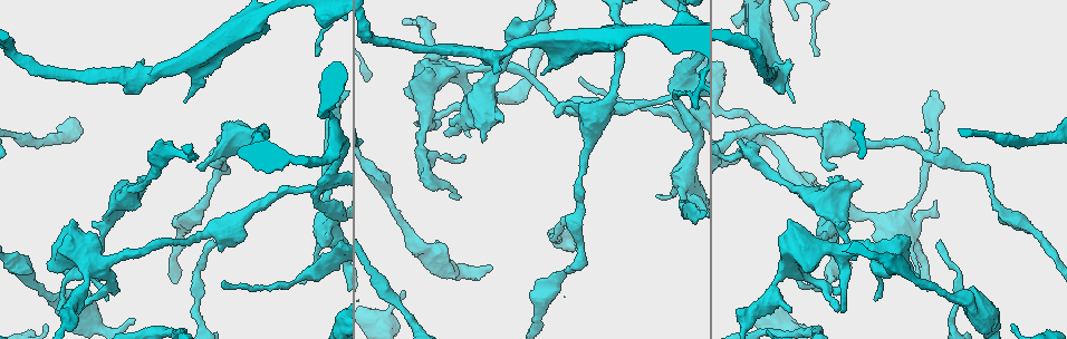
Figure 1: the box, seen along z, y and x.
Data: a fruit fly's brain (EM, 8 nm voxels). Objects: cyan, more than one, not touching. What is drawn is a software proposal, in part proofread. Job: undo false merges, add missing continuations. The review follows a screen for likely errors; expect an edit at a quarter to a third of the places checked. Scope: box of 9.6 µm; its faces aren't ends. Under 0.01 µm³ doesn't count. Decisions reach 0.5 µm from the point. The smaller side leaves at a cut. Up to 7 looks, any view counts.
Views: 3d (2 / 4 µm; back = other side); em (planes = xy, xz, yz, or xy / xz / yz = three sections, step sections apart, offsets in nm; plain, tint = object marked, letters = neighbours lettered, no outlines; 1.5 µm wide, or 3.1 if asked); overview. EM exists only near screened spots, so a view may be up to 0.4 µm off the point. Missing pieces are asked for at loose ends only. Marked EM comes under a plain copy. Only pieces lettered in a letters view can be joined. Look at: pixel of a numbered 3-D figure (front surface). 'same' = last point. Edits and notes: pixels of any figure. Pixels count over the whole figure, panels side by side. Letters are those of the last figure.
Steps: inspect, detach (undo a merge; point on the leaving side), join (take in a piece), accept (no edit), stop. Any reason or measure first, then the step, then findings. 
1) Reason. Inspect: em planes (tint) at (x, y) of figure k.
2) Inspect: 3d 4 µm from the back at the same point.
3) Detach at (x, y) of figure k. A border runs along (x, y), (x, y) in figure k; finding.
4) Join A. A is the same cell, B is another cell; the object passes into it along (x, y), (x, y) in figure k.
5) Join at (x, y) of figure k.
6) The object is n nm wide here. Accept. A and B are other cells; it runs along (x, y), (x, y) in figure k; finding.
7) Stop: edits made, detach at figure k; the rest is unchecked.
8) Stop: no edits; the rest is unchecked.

Branch stops here. Inspect: em planes (letters) at (679, 17) of figure 1.

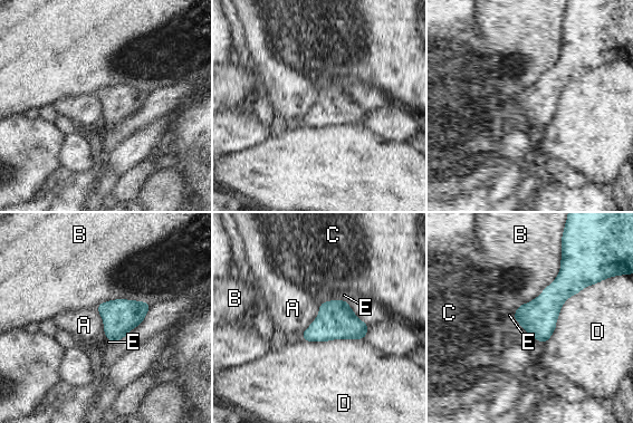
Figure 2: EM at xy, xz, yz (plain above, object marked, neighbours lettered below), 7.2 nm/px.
The object is 260 nm wide here. Accept. A, B, C, D and E are other cells; a border runs along (319, 306), (317, 316), (303, 332) in figure 2; none of them fits.

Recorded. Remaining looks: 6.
Free end. Inspect: em planes (letters) at (792, 103) of figure 1.

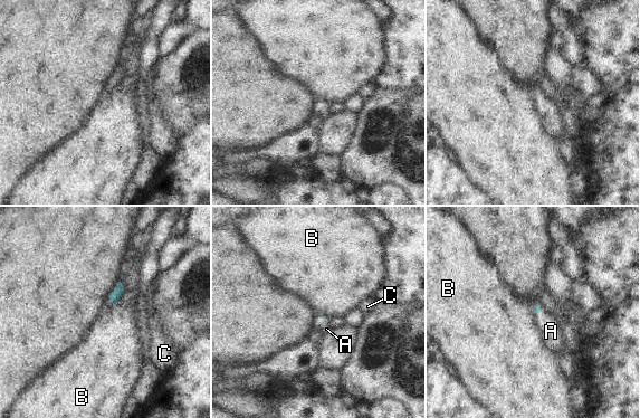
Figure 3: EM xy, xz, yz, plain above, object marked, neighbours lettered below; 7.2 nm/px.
Join A. A is the same cell, B and C are other cells; the object passes into it along (537, 307), (541, 312), (551, 331) in figure 3; the neuron continues.

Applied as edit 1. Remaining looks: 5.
Redraw. Inspect: overview.

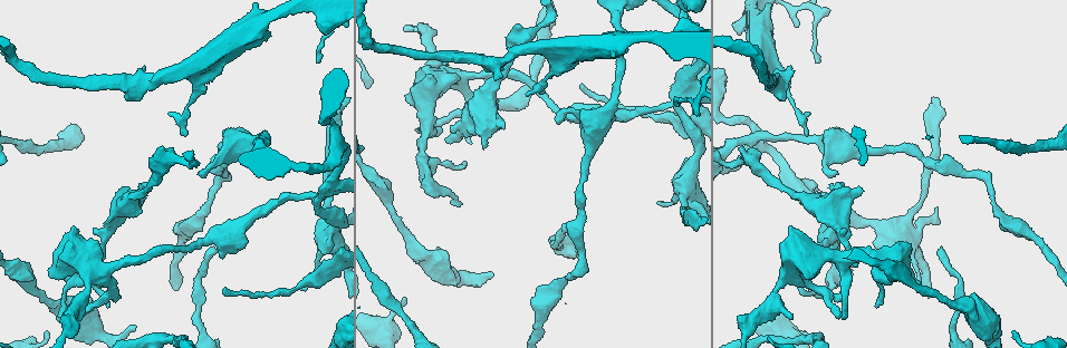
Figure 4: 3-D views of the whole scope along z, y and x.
Free end. Inspect: 3d 2 µm at (857, 267) of figure 4.

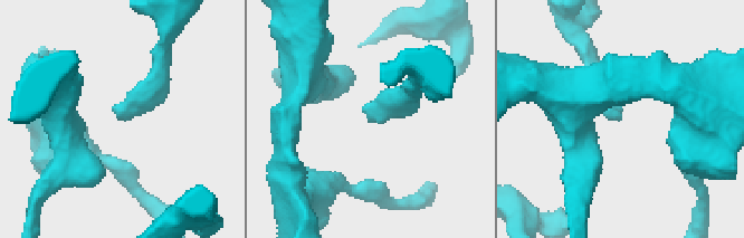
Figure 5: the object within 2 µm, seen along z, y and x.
Inspect: em planes (tint) at (620, 119) of figure 5.

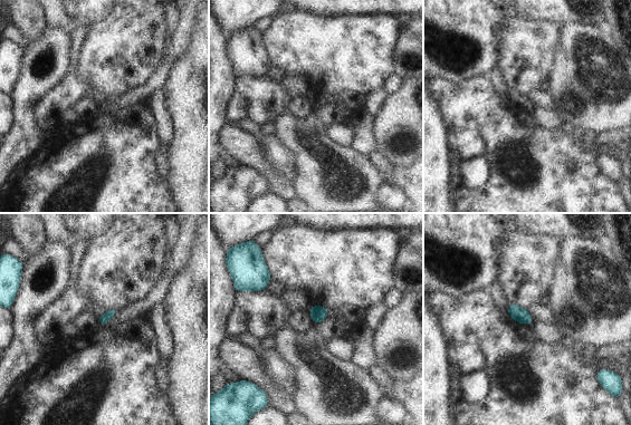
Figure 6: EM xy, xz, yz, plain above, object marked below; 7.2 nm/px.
See the neighbours. Inspect: em planes (letters) at the same point.

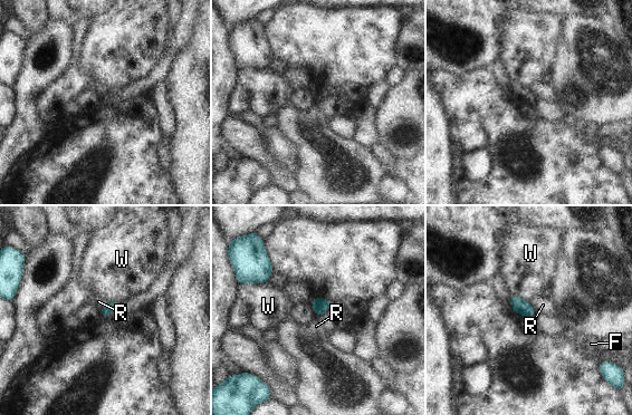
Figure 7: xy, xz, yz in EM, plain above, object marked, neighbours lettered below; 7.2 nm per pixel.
Accept. F, R and W are other cells; a border runs along (108, 301), (105, 307), (99, 309) in figure 7; no lettered piece goes on from it.

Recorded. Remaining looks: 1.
Stop: edits made, join at figure 3; the rest is unchecked.

